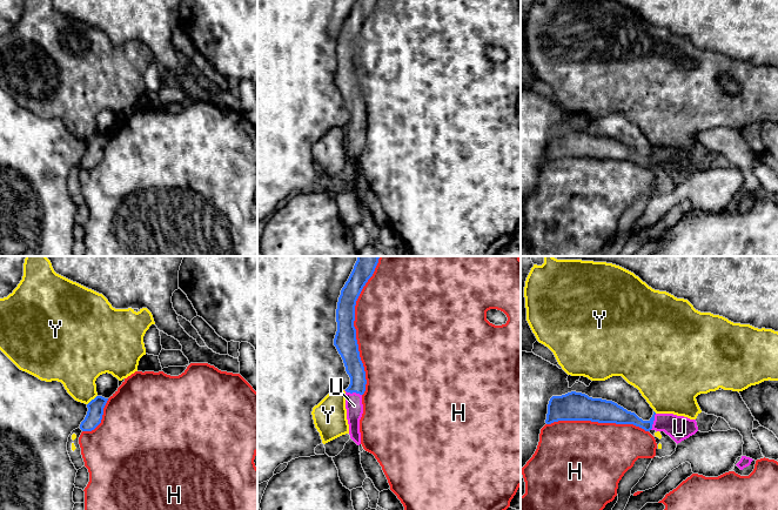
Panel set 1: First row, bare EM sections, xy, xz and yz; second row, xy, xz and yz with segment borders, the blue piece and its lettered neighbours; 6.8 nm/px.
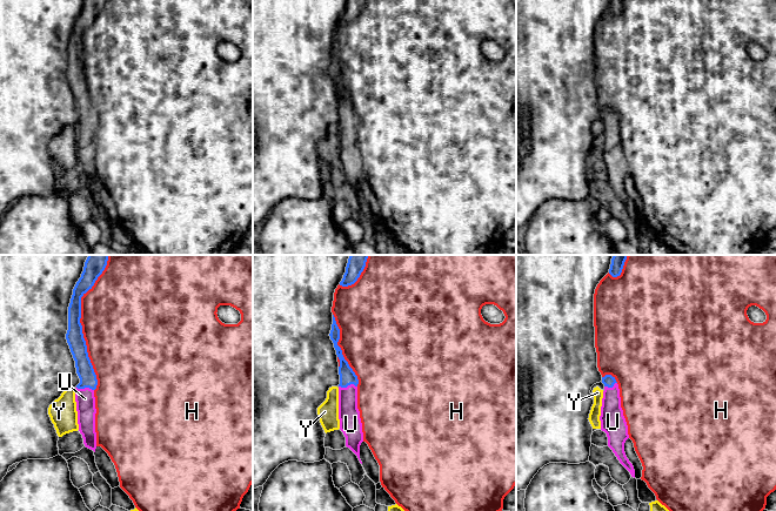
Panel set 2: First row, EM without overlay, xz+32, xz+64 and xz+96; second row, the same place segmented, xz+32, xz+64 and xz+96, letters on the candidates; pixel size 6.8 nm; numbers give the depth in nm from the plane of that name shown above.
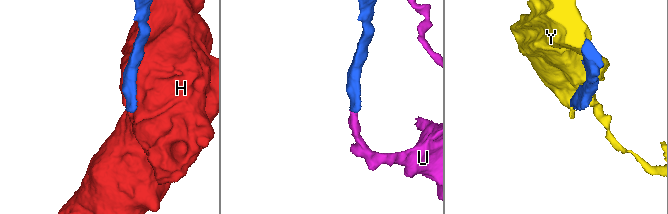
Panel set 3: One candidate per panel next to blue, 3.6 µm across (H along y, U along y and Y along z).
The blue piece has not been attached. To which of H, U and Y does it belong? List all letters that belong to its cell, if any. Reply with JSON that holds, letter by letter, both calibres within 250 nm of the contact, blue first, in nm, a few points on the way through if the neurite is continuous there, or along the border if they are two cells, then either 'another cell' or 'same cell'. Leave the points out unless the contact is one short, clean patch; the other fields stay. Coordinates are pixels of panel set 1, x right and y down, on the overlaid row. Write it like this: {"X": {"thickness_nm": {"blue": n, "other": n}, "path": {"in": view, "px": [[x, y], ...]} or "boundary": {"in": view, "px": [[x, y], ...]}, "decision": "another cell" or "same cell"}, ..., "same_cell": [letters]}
{"H": {"thickness_nm": {"blue": 150, "other": 480}, "decision": "another cell"}, "U": {"thickness_nm": {"blue": 130, "other": 120}, "path": {"in": "xz", "px": [[350, 355], [355, 369], [353, 391], [354, 406]]}, "decision": "same cell"}, "Y": {"thickness_nm": {"blue": 110, "other": 300}, "decision": "another cell"}, "same_cell": ["U"]}

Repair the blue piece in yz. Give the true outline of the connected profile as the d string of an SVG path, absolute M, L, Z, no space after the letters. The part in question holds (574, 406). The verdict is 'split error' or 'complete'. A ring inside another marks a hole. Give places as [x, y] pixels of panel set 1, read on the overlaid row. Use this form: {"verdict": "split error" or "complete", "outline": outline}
{"verdict": "split error", "outline": "M576 391L550 398L545 423L551 424L558 421L633 424L645 431L664 431L677 444L698 431L696 420L653 411L649 421L643 421L635 412L628 411L612 401L592 398Z"}

